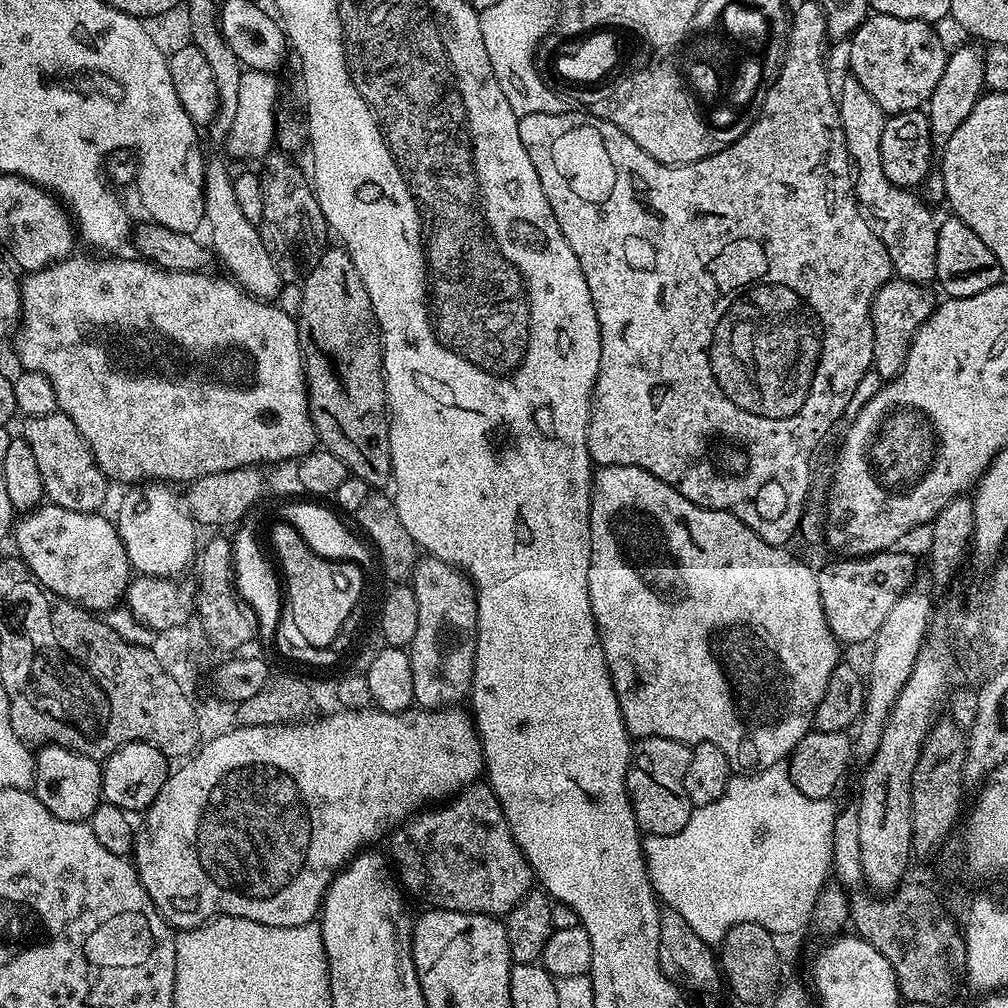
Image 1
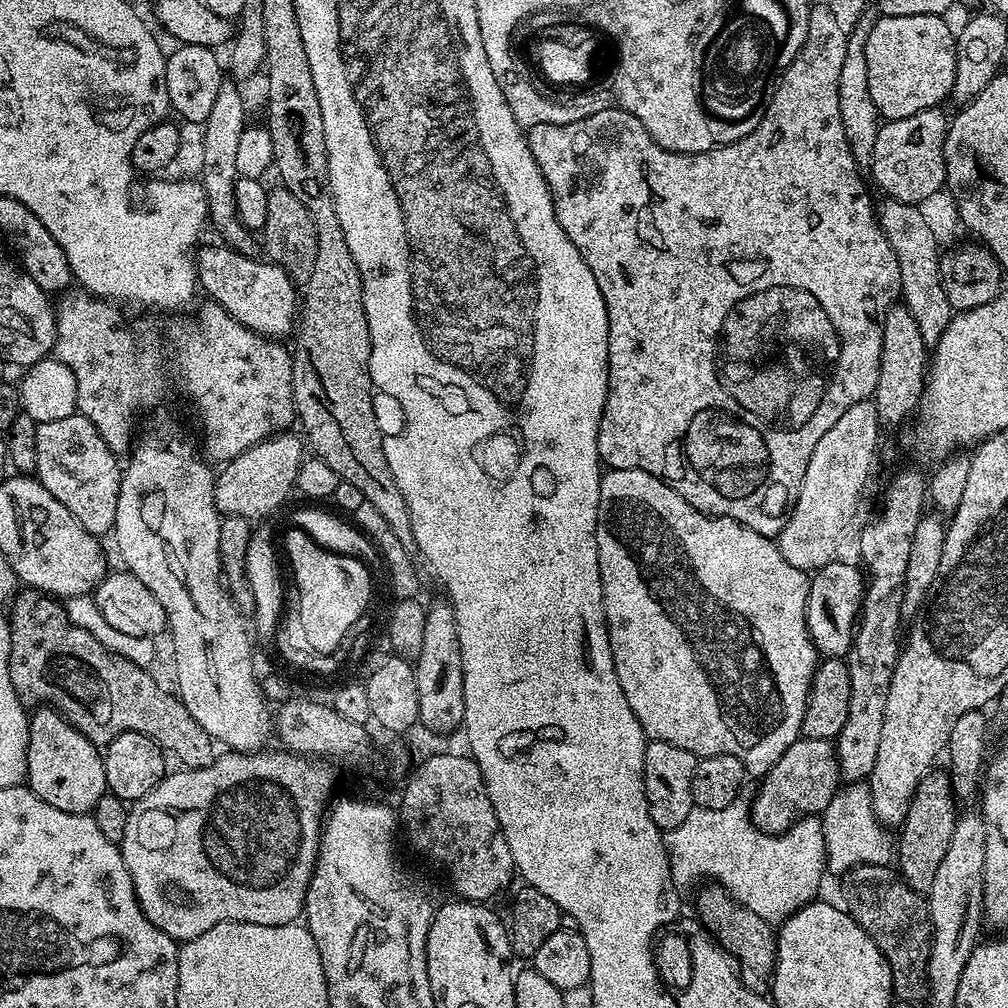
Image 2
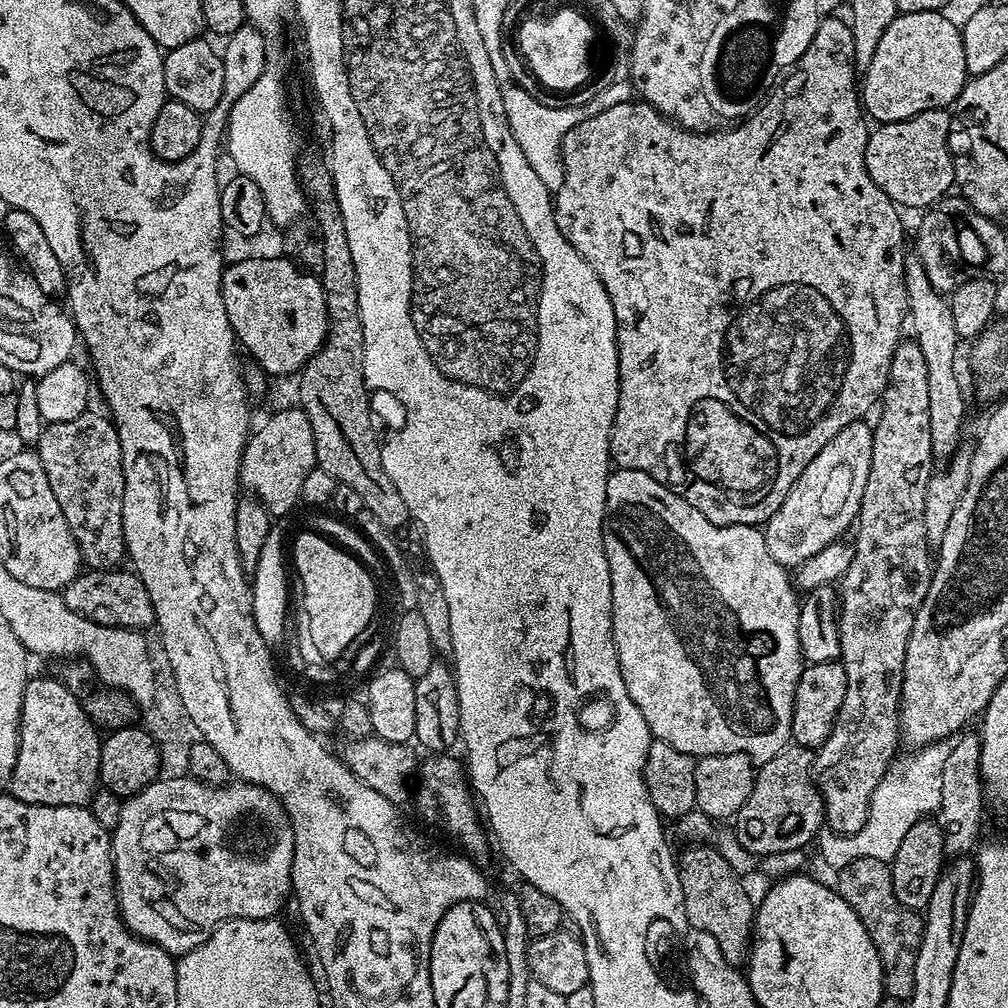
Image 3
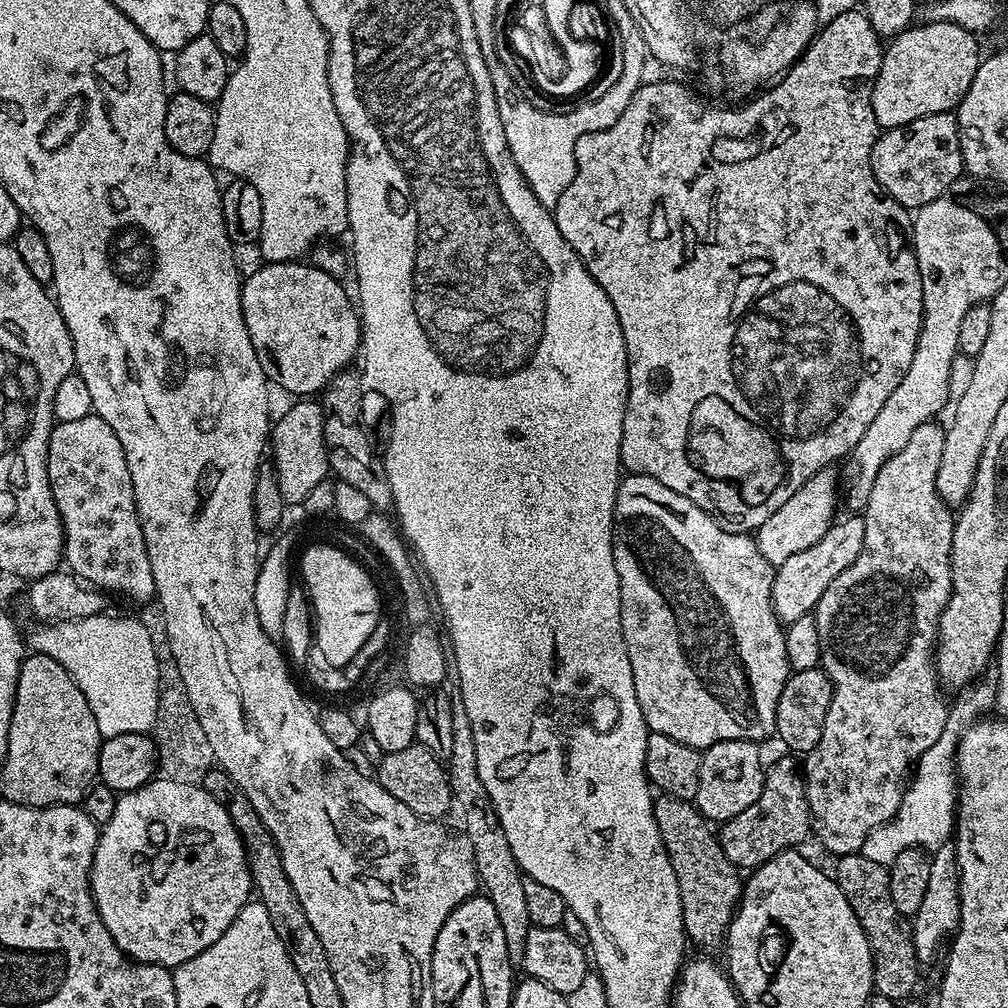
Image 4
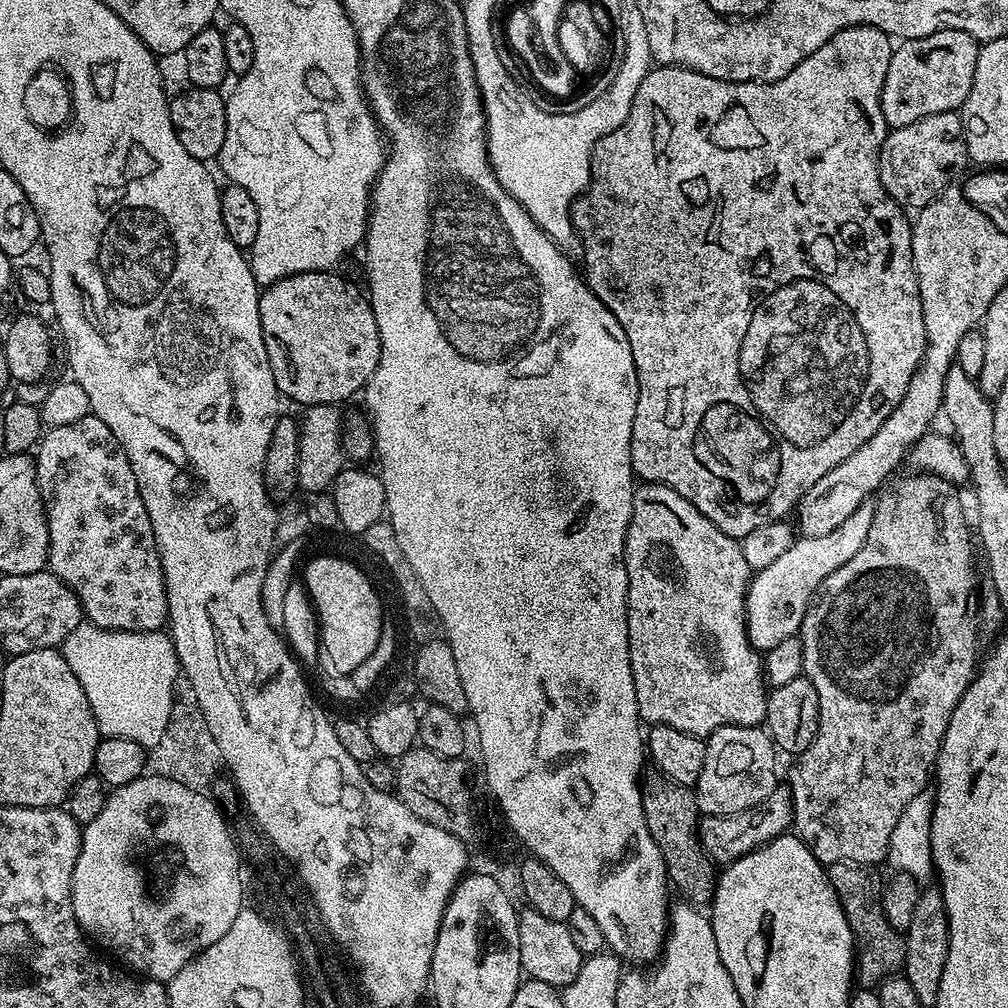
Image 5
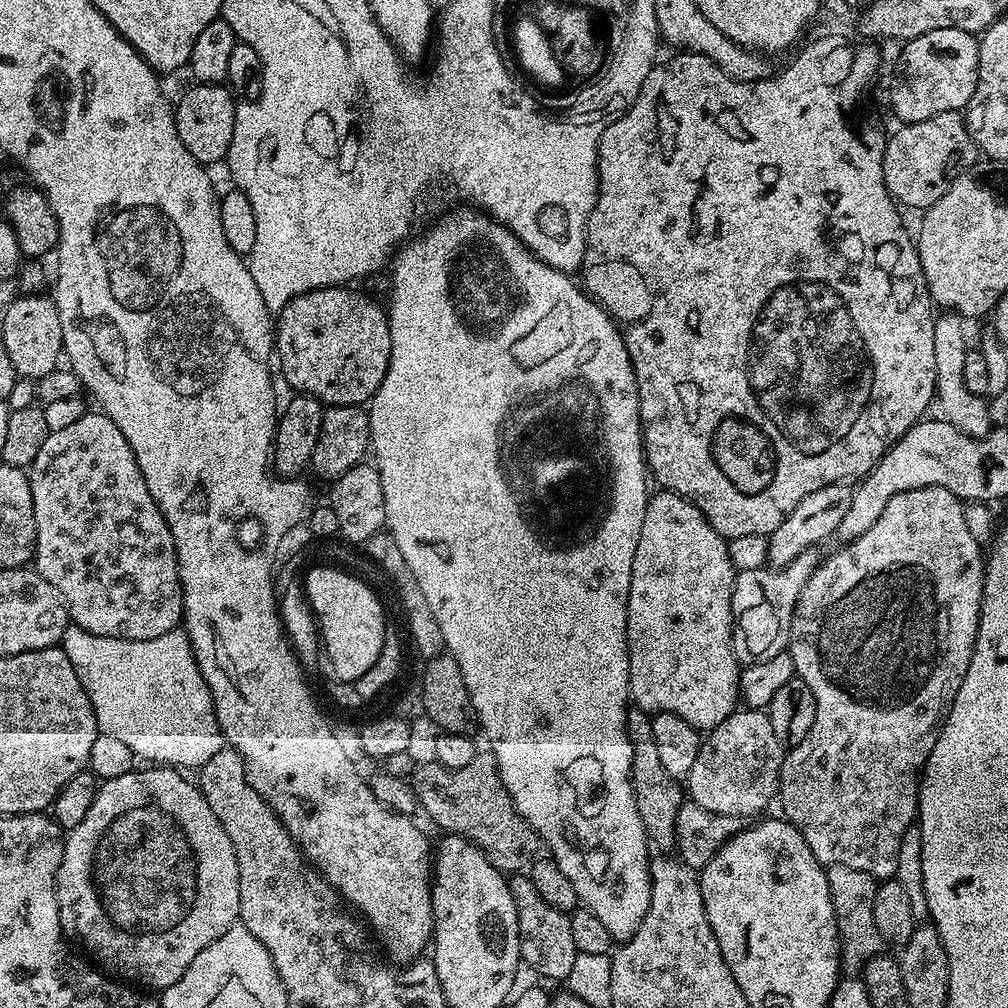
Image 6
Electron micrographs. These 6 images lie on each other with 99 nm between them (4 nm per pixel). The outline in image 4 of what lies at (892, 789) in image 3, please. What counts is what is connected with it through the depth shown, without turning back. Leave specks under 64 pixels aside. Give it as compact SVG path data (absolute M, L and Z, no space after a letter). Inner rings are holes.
M995 675L979 676L957 696L960 697L956 701L954 699L951 701L946 727L942 730L938 742L934 742L934 746L930 746L930 750L926 750L926 754L917 758L914 765L914 775L905 787L904 797L894 814L894 818L887 820L881 828L874 829L870 838L866 838L862 855L870 858L870 862L891 866L894 858L898 858L898 854L902 854L902 850L910 850L911 848L935 850L953 839L958 803L956 751L968 725L981 714L993 711L996 702Z

